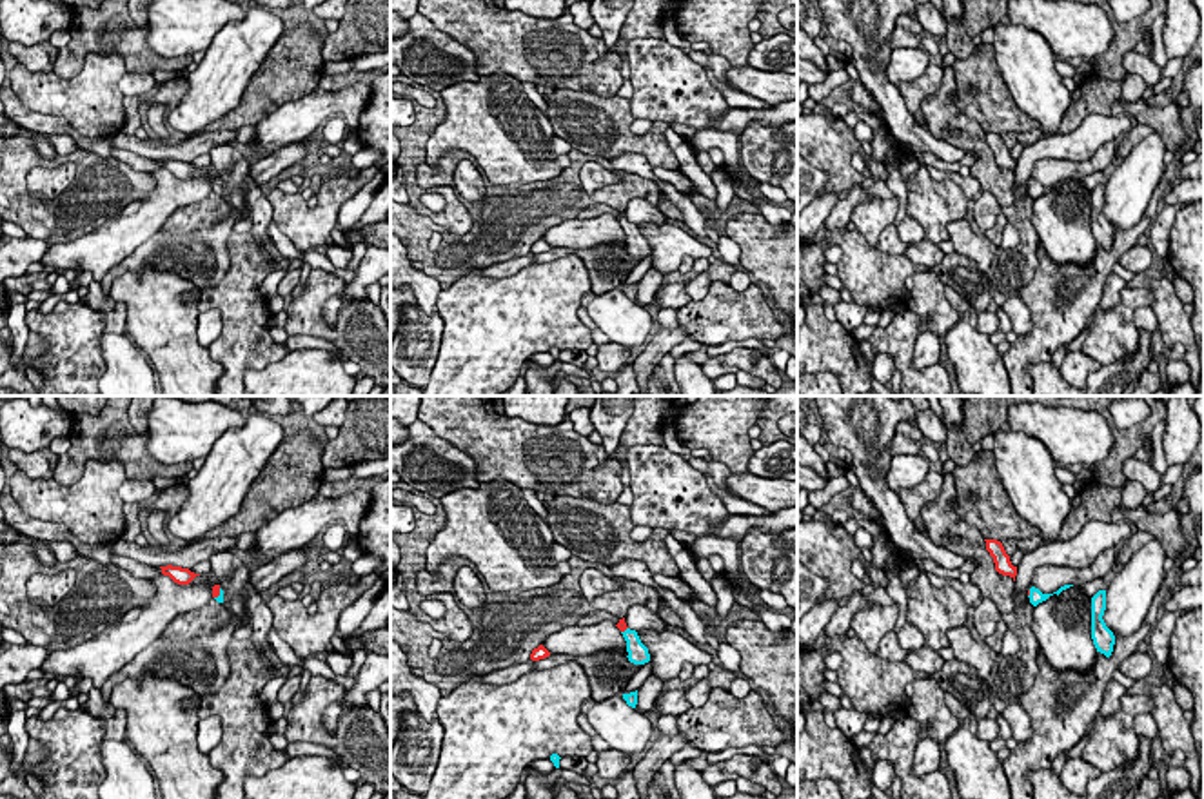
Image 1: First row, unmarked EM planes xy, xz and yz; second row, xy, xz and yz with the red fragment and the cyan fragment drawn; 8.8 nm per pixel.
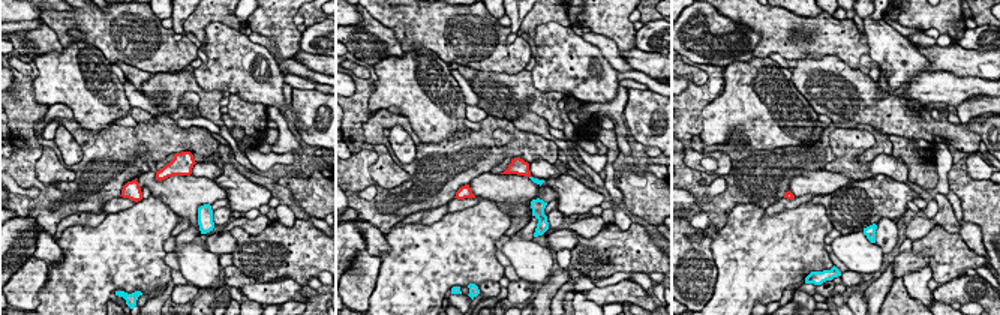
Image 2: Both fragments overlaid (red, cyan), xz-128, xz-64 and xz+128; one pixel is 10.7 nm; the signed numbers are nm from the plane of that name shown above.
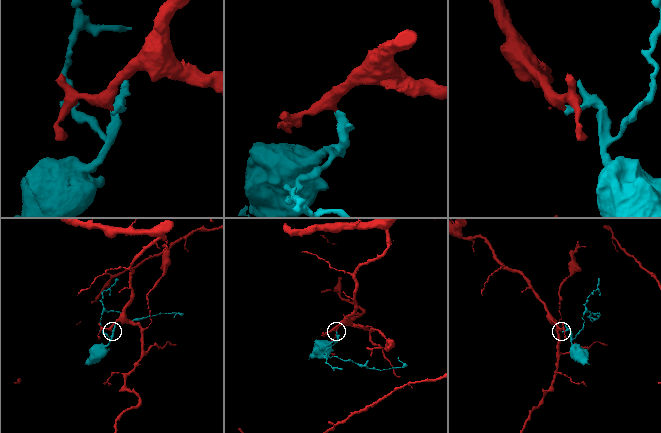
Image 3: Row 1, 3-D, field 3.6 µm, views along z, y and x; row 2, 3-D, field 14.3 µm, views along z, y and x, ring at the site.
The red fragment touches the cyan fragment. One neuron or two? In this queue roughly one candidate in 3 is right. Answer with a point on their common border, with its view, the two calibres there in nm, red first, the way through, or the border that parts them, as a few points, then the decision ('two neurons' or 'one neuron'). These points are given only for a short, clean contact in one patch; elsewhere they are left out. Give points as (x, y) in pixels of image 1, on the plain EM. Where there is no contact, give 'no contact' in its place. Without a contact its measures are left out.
meets red in xy at (218, 187); 60 nm thick on the red side, 60 nm on the other; runs through xy (217, 180), (218, 187), (220, 191); one neuron

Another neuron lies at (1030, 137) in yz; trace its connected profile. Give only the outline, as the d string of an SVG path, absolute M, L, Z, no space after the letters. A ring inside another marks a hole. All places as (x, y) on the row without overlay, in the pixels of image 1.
M1031 129L1026 133L1002 133L1001 136L1006 147L1012 151L1017 143L1022 143L1024 147L1035 143L1042 136L1042 131Z

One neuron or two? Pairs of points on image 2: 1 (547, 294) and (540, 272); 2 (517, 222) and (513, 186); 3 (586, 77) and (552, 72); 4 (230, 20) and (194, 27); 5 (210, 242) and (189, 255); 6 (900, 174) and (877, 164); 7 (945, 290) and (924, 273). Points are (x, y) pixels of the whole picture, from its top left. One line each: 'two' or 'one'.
1: two
2: two
3: one
4: one
5: two
6: one
7: two

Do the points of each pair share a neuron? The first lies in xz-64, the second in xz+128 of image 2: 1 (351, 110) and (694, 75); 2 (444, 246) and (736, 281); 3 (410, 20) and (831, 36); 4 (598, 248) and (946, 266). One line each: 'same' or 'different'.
1: different
2: same
3: same
4: same

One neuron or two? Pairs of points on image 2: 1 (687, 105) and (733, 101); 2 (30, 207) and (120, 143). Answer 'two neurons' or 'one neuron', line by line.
1: two neurons
2: one neuron

